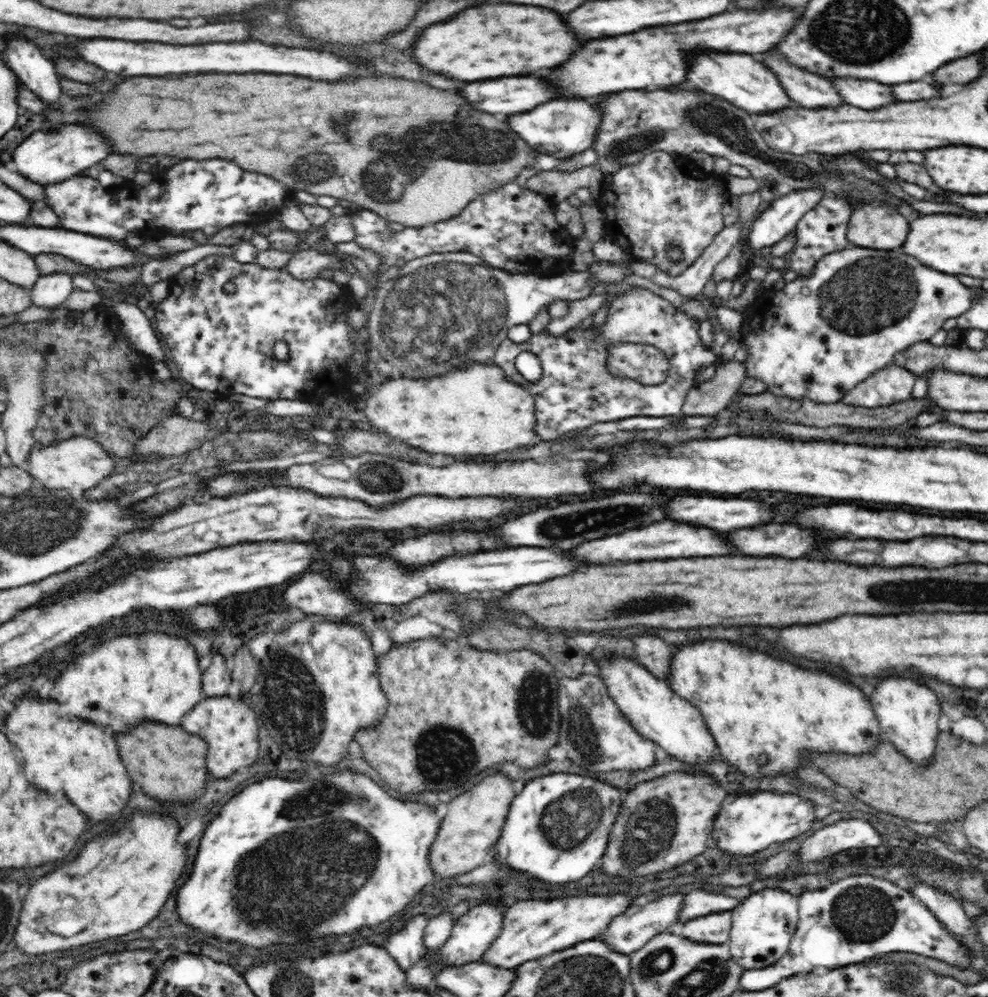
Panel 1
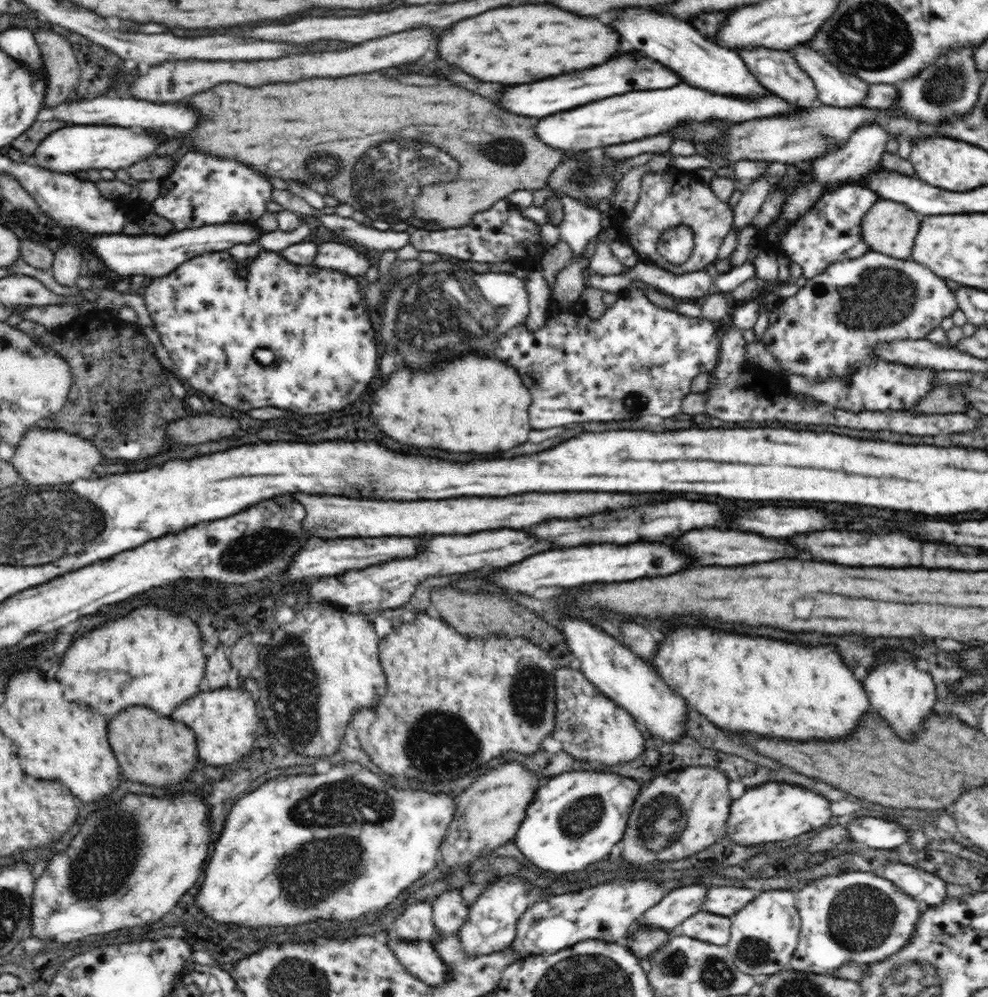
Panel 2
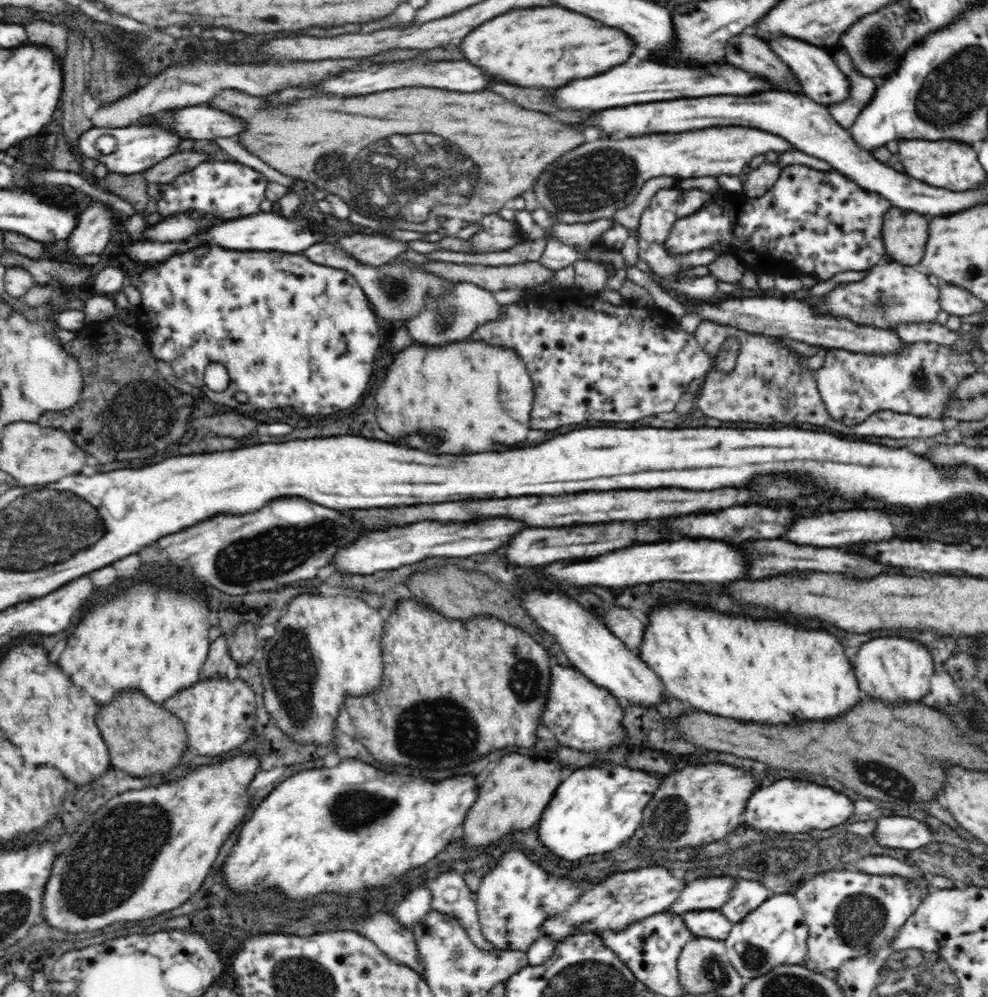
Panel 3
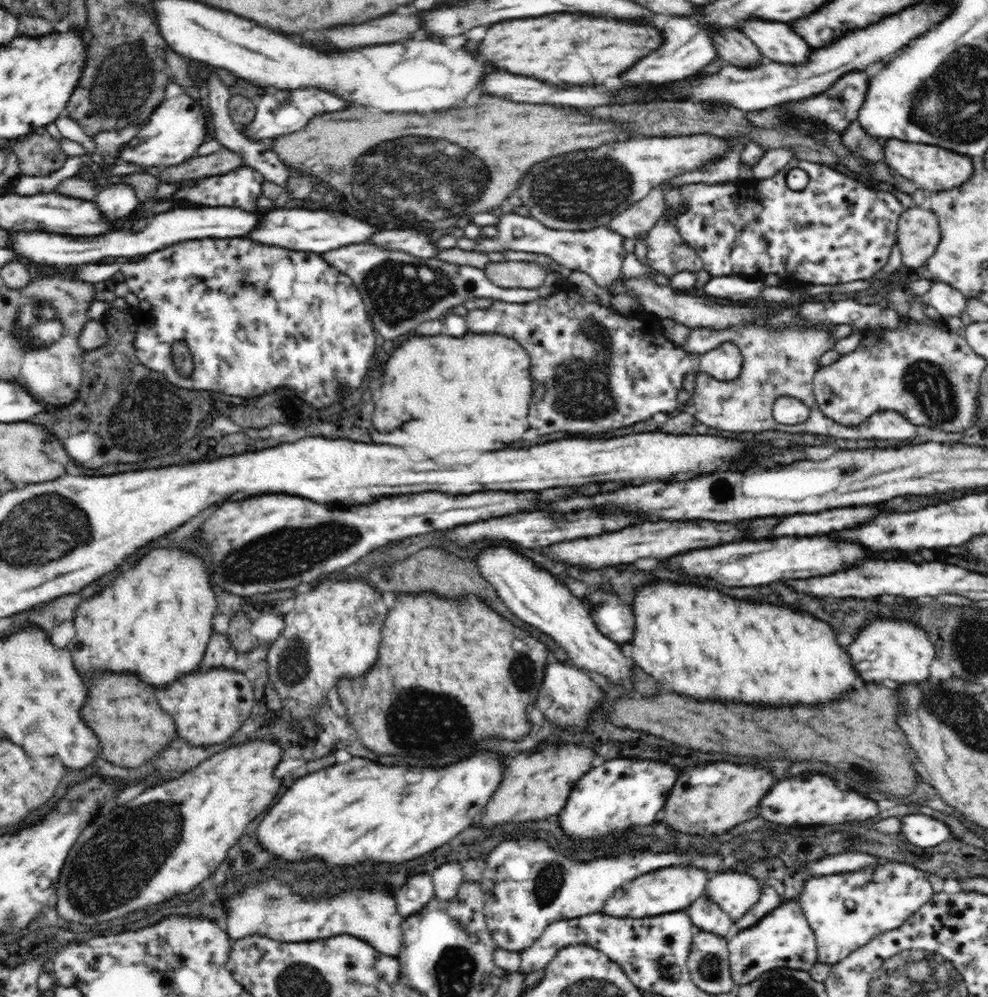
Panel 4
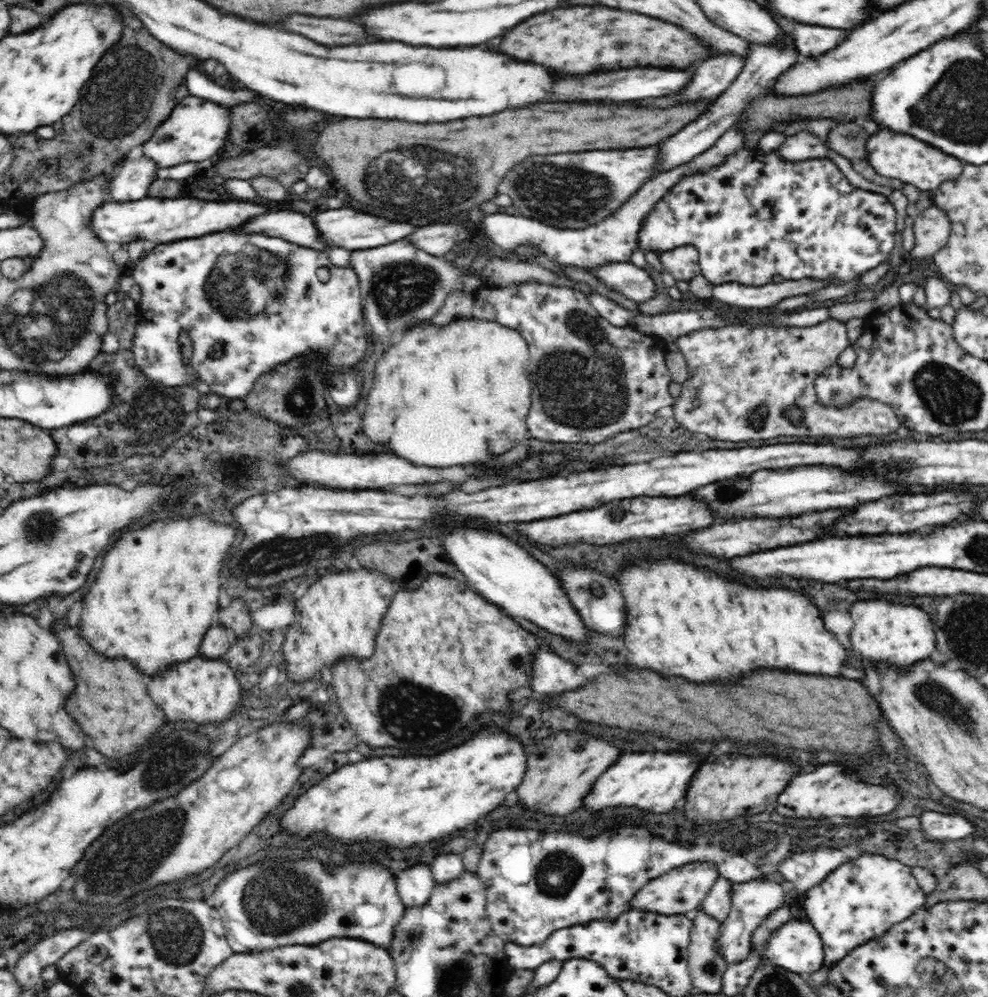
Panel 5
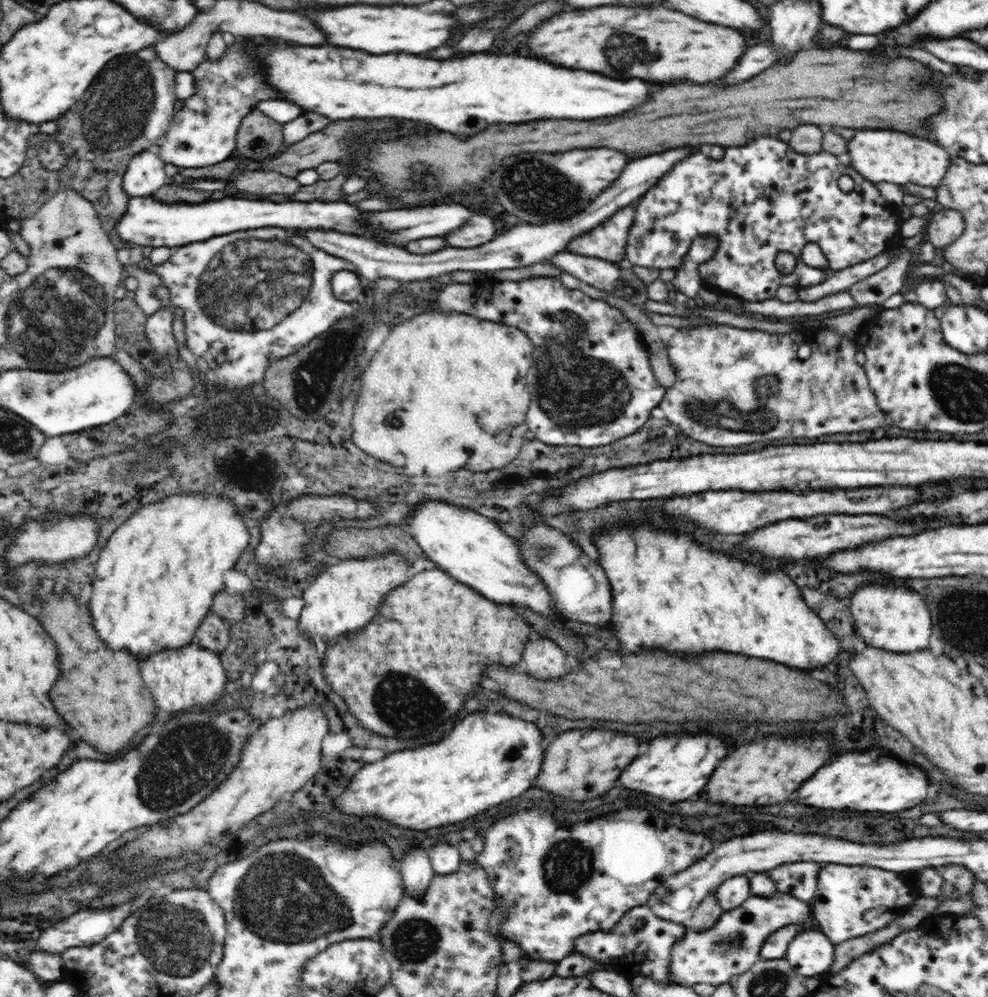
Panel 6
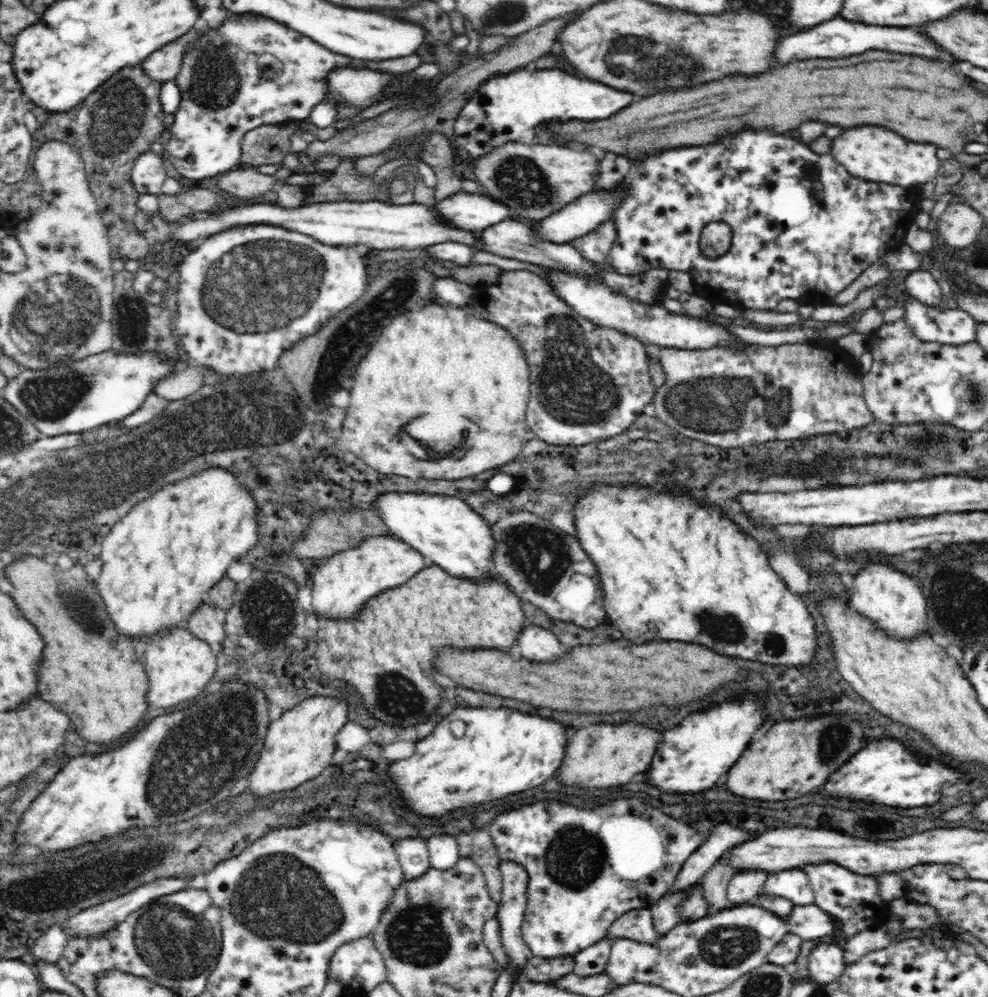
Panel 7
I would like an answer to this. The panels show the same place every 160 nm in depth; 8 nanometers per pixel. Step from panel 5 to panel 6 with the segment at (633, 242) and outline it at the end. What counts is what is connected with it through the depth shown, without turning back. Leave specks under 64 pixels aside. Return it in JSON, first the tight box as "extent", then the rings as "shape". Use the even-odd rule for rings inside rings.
{"extent":[565,203,635,263],"shape":[[[635,203],[624,206],[624,208],[614,212],[610,218],[598,224],[594,230],[588,230],[588,232],[584,232],[584,234],[572,238],[572,240],[566,244],[565,250],[582,256],[619,263],[621,260],[625,259],[625,246],[631,224],[634,222],[634,213]]]}

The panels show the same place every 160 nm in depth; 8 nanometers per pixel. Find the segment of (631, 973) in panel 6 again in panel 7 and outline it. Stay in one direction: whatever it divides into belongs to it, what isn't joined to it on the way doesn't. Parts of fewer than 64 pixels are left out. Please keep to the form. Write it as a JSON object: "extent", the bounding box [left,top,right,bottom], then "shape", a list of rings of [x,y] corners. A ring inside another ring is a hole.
{"extent":[606,909,662,944],"shape":[[[635,909],[624,913],[612,922],[606,936],[609,940],[629,939],[641,944],[658,944],[662,937],[654,930],[650,909]]]}

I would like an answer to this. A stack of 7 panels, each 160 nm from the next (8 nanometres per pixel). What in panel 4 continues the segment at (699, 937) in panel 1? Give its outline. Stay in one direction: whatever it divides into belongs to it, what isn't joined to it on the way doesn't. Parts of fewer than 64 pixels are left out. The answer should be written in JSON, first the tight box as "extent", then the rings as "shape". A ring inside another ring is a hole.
{"extent":[683,896,733,938],"shape":[[[702,896],[698,898],[690,907],[683,910],[688,913],[692,923],[697,926],[699,930],[704,932],[712,932],[719,936],[729,938],[733,933],[733,922],[729,914],[722,911],[718,904]]]}

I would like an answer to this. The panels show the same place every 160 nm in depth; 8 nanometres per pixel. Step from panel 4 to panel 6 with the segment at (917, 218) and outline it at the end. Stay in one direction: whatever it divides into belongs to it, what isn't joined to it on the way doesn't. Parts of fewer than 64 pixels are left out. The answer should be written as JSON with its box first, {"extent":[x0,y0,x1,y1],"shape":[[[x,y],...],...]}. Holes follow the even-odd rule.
{"extent":[924,207,966,248],"shape":[[[938,207],[929,215],[924,227],[926,242],[932,242],[935,248],[947,247],[953,243],[966,228],[966,221],[960,211]]]}

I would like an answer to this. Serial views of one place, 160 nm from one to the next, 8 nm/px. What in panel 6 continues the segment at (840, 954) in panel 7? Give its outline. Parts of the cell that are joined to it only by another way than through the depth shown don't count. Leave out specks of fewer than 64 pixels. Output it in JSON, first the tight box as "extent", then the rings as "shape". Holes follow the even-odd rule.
{"extent":[784,930,834,977],"shape":[[[804,930],[790,944],[784,958],[790,966],[803,977],[826,974],[834,962],[832,942],[821,932]]]}

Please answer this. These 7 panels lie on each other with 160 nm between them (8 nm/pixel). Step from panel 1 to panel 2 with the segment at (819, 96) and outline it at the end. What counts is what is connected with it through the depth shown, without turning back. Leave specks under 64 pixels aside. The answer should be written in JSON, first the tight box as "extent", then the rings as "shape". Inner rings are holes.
{"extent":[736,47,819,109],"shape":[[[748,47],[736,50],[738,56],[745,62],[748,70],[757,78],[757,81],[769,92],[777,94],[781,99],[787,100],[792,105],[798,105],[804,109],[819,104],[818,91],[810,76],[804,74],[804,70],[798,68],[797,60],[790,51],[772,50],[764,47]]]}

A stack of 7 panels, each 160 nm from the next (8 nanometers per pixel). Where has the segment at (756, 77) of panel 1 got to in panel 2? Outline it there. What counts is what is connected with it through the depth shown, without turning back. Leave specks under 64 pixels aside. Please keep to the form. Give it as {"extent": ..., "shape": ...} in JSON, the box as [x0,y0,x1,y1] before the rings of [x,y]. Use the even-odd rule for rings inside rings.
{"extent":[610,8,772,99],"shape":[[[620,8],[620,10],[614,10],[614,16],[610,16],[610,24],[636,50],[666,64],[684,83],[690,86],[711,93],[746,97],[746,99],[757,99],[772,93],[757,81],[736,50],[726,50],[726,46],[721,46],[717,42],[716,44],[708,42],[698,34],[698,30],[694,30],[690,24],[686,24],[680,18],[666,16],[654,10],[646,10],[646,8]]]}

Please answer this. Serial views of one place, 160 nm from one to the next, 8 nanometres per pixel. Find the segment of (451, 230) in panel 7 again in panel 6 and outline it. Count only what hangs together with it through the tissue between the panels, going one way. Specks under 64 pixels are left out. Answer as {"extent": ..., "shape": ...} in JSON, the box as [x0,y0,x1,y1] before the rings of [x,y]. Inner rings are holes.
{"extent":[116,196,376,249],"shape":[[[154,196],[131,197],[126,212],[116,222],[116,233],[129,243],[141,247],[158,248],[167,246],[170,249],[193,242],[202,242],[212,236],[222,236],[252,228],[285,228],[292,230],[335,230],[342,234],[364,237],[376,234],[372,227],[364,223],[362,216],[366,211],[345,201],[285,201],[252,200],[224,198],[204,204],[164,204]]]}

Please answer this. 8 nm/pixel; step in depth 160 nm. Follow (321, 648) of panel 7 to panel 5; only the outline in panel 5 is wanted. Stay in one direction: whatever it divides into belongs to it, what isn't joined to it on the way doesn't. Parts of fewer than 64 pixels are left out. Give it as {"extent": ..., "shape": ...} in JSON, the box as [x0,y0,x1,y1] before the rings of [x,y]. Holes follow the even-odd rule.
{"extent":[331,573,539,756],"shape":[[[436,573],[425,576],[418,588],[412,590],[396,589],[393,599],[387,608],[384,618],[382,618],[382,626],[379,628],[378,640],[376,640],[376,650],[370,658],[366,660],[340,659],[331,666],[332,671],[332,689],[336,692],[338,708],[346,714],[350,726],[356,730],[356,736],[370,744],[370,746],[394,746],[400,748],[404,754],[402,756],[426,756],[426,754],[434,754],[436,750],[432,748],[432,742],[438,742],[444,736],[444,728],[446,728],[446,750],[454,748],[456,744],[460,744],[468,724],[472,722],[474,716],[494,710],[494,712],[502,712],[508,714],[510,706],[508,706],[508,692],[516,690],[514,686],[524,686],[526,678],[532,672],[532,658],[534,652],[538,652],[539,644],[532,634],[528,634],[520,624],[516,624],[514,619],[507,615],[500,607],[494,603],[486,602],[475,590],[466,585],[461,578],[450,578]]]}

